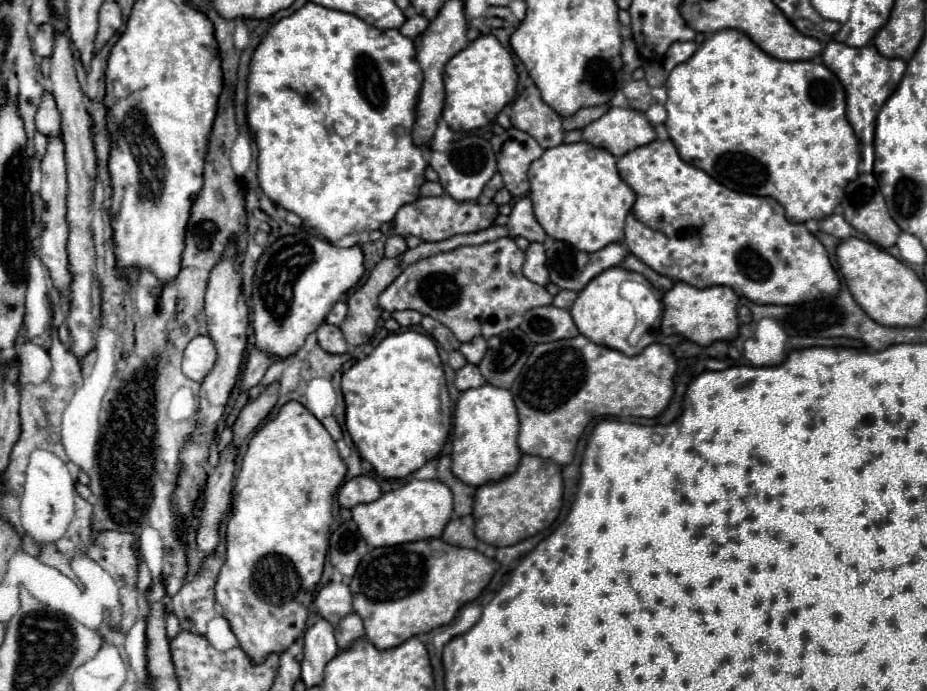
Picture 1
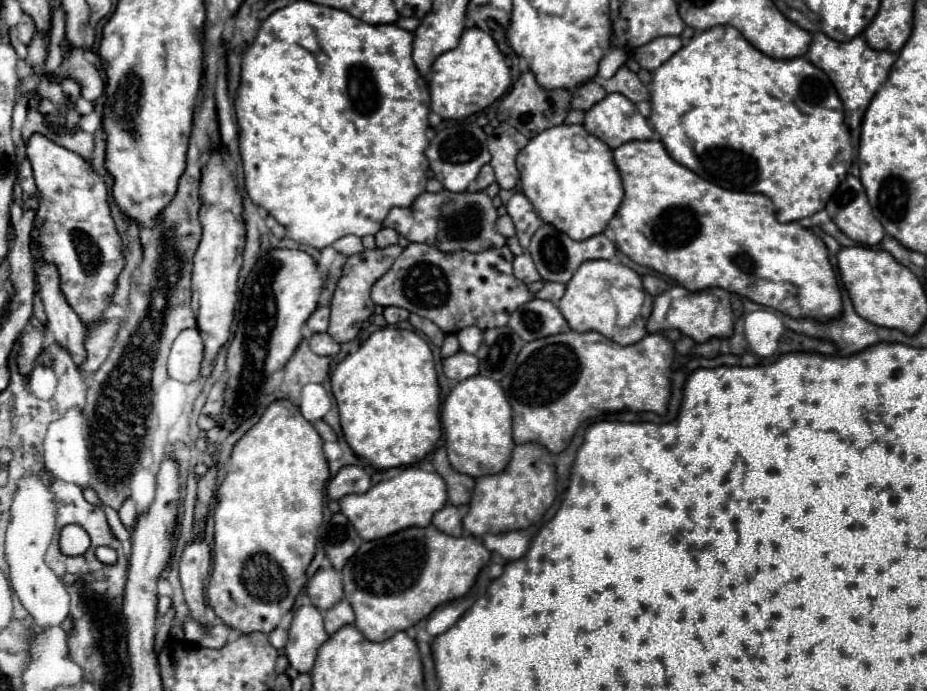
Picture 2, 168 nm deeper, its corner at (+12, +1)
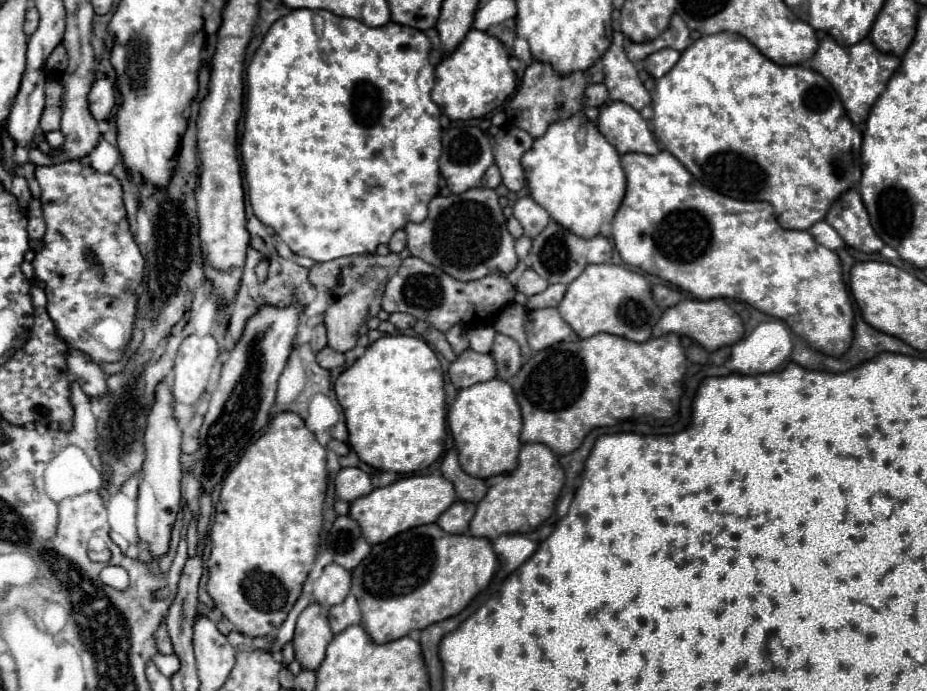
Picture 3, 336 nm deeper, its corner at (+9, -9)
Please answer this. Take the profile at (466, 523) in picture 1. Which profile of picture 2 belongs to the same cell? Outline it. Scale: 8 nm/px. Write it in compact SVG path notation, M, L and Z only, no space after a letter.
M444 505L432 519L434 527L438 527L442 533L448 533L448 535L454 535L454 537L460 537L462 535L462 519L466 515L468 507L462 505L462 507L456 507L456 505Z

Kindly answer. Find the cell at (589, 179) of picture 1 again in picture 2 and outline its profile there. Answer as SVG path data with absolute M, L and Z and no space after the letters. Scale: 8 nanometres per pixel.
M562 123L560 127L542 131L530 139L524 151L520 151L516 165L522 179L522 191L536 207L540 219L576 241L602 233L624 197L612 149L590 135L584 125Z

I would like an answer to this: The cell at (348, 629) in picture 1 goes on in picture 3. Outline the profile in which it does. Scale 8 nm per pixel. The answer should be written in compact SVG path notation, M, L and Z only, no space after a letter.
M351 595L343 603L333 605L329 609L329 623L331 623L331 631L335 635L345 631L349 625L359 625L359 621L361 621L359 605L357 605L355 597L351 597Z

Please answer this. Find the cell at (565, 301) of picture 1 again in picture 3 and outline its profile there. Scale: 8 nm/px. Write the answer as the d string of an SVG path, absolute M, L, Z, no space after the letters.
M549 285L543 293L537 293L535 297L529 297L525 303L525 309L543 309L543 307L557 307L561 299L565 297L565 285Z

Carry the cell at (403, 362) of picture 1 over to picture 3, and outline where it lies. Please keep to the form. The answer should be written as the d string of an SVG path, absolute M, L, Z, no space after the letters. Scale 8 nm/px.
M383 335L367 347L361 359L339 375L335 381L335 393L345 411L349 445L363 463L381 471L419 473L441 457L445 439L443 371L437 355L421 337Z

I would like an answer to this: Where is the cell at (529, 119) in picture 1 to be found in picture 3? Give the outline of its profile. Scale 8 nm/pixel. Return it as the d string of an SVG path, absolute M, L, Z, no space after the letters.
M533 61L523 75L523 83L521 83L519 91L507 103L505 113L515 127L527 131L533 139L537 139L549 129L549 125L565 121L565 119L581 113L581 107L583 107L581 101L583 101L585 89L587 89L585 73L571 73L567 77L559 77L549 65Z

